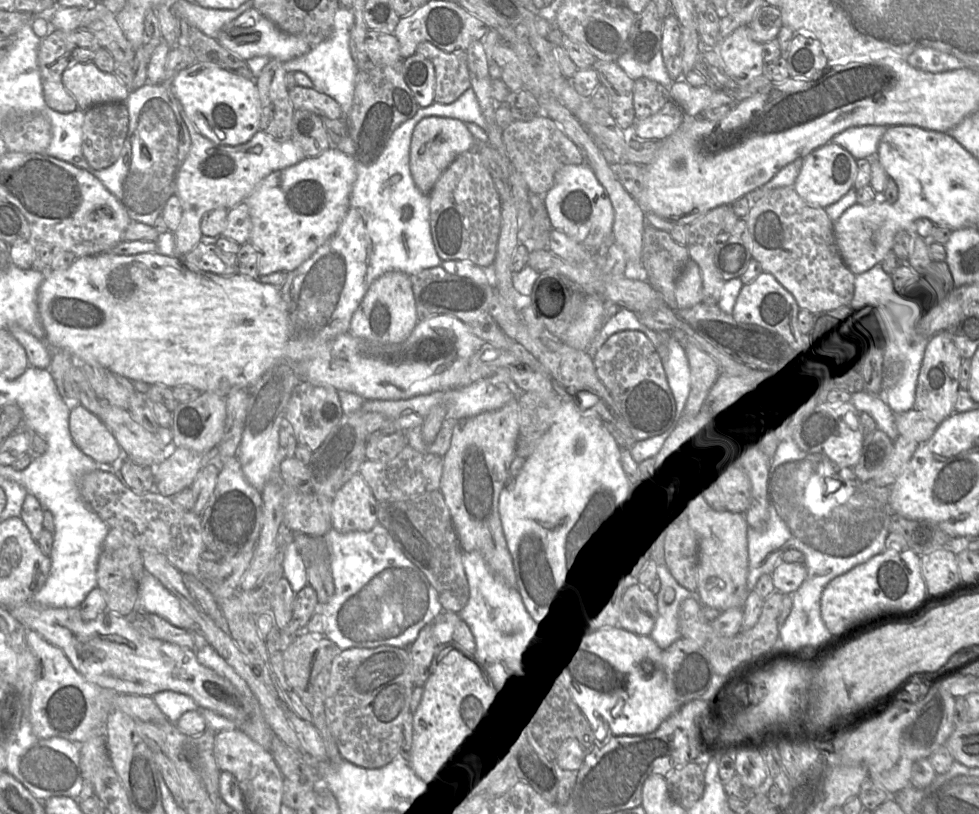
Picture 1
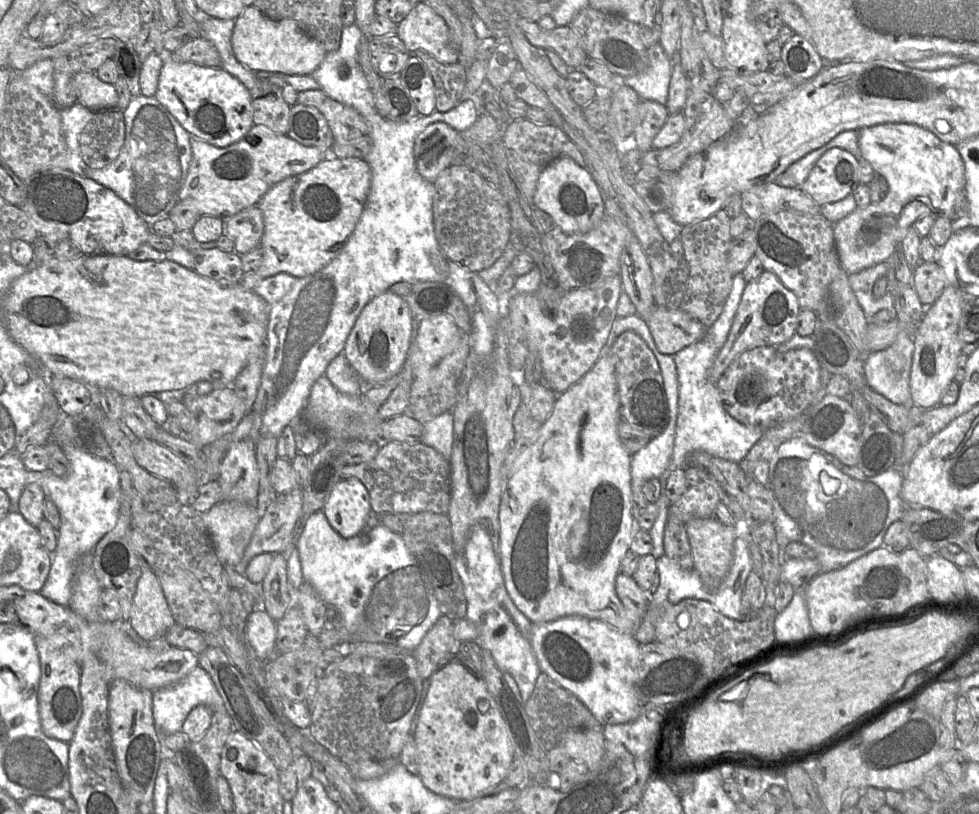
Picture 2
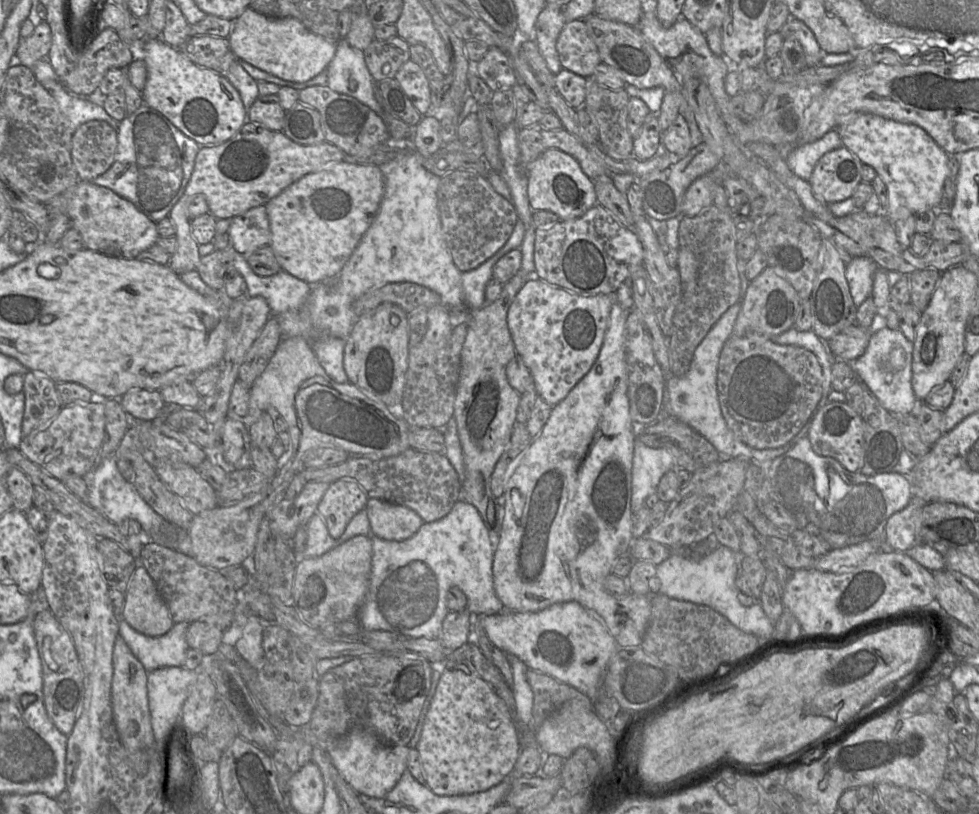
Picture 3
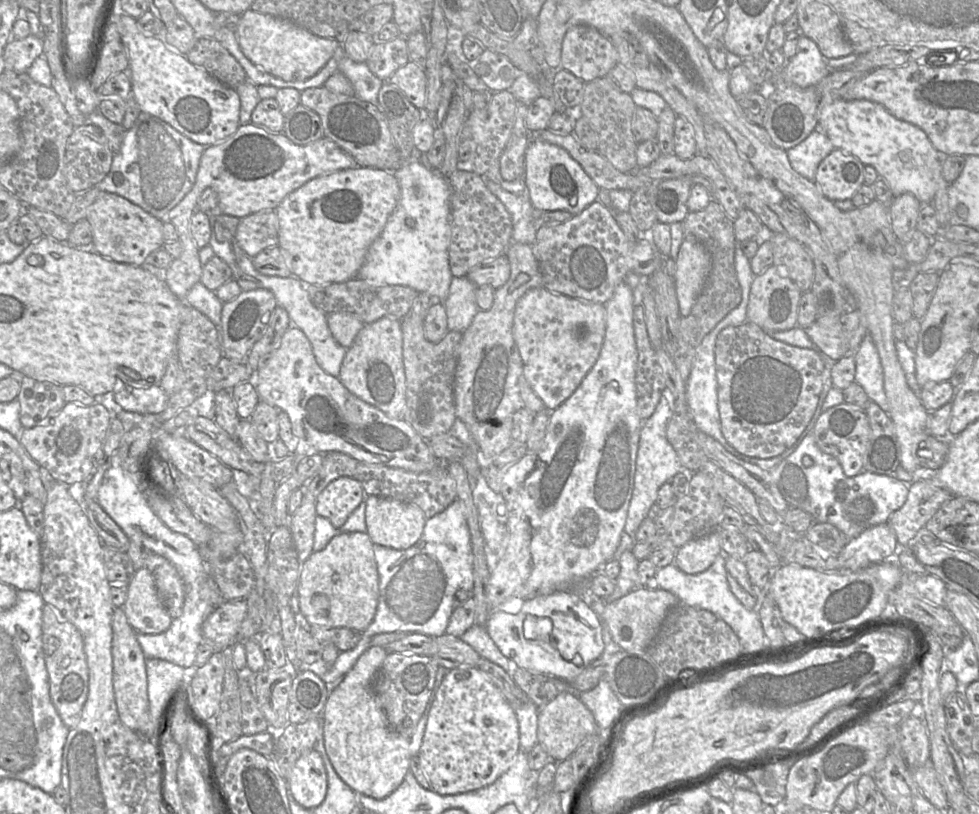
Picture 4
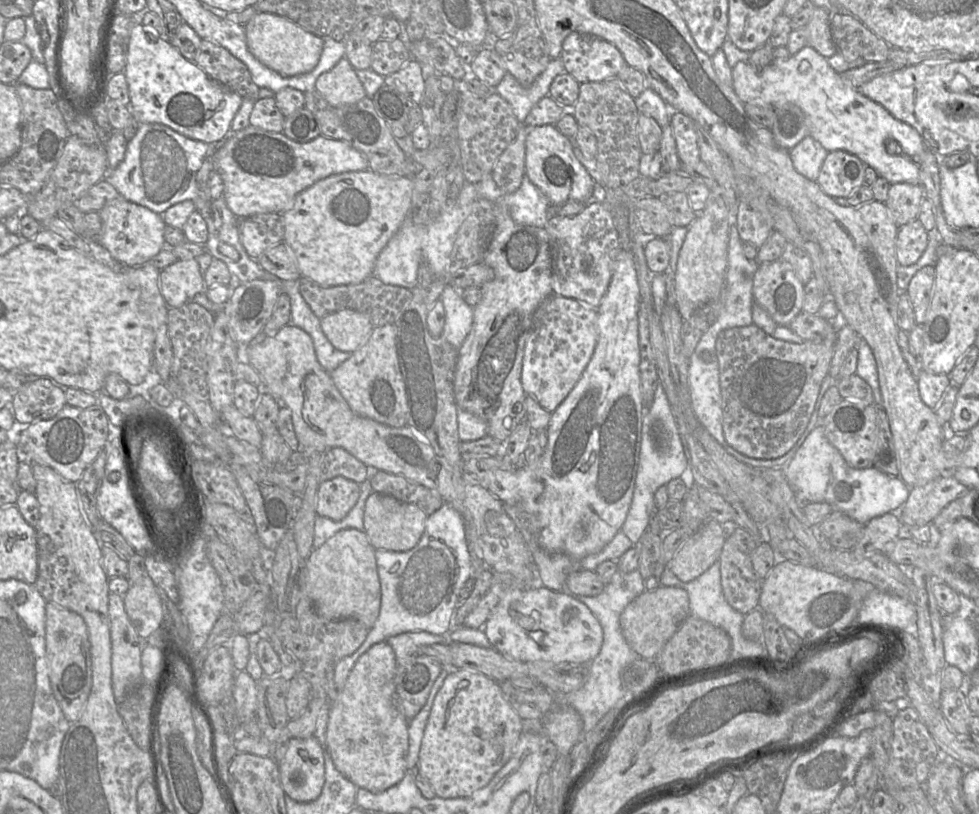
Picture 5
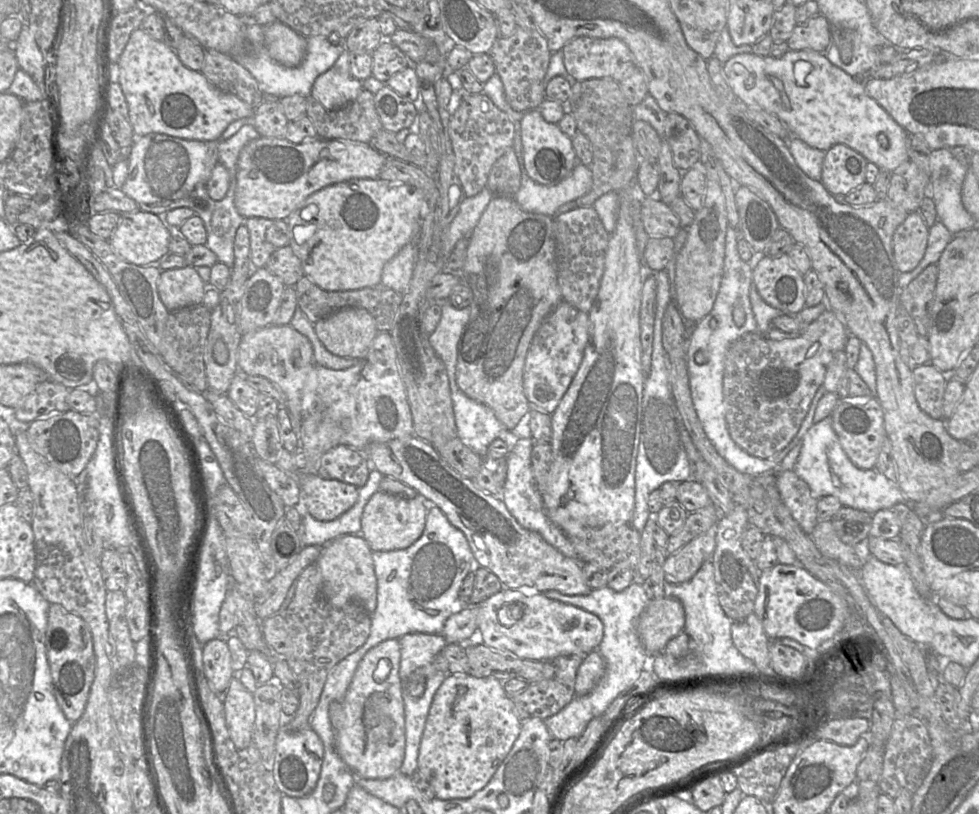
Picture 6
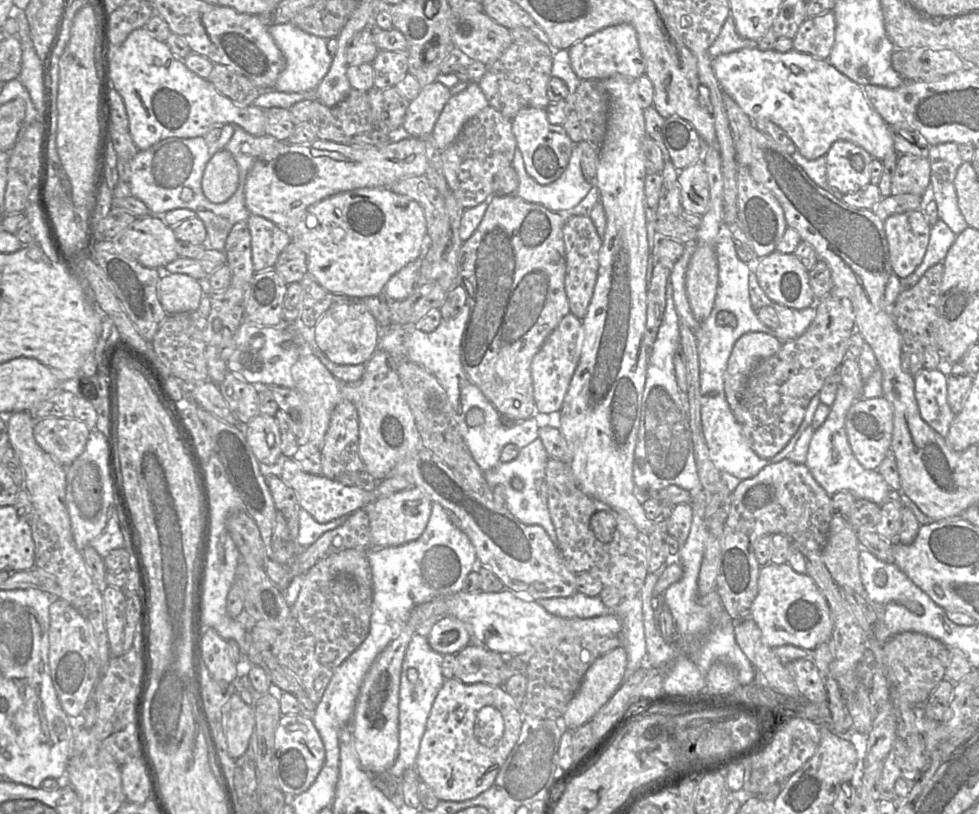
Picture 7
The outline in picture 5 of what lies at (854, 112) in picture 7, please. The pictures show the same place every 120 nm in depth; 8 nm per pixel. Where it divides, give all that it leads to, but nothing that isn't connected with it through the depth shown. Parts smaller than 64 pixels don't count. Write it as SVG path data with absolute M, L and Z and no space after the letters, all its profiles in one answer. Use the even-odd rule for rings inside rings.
M810 45L782 62L770 63L763 68L757 68L749 61L738 62L732 68L732 87L743 103L798 106L804 114L809 136L828 152L844 150L857 156L890 184L920 184L918 158L926 147L919 133L851 86L829 65L827 58ZM886 140L896 141L900 154L889 154L885 148Z

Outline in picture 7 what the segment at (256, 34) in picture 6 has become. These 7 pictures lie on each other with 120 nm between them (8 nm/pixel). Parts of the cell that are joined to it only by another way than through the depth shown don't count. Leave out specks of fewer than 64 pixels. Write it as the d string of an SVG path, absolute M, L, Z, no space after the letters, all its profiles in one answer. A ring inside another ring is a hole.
M292 22L271 25L268 31L284 56L284 69L274 89L280 92L315 91L328 73L333 61L333 56L327 49L327 40L301 30Z

